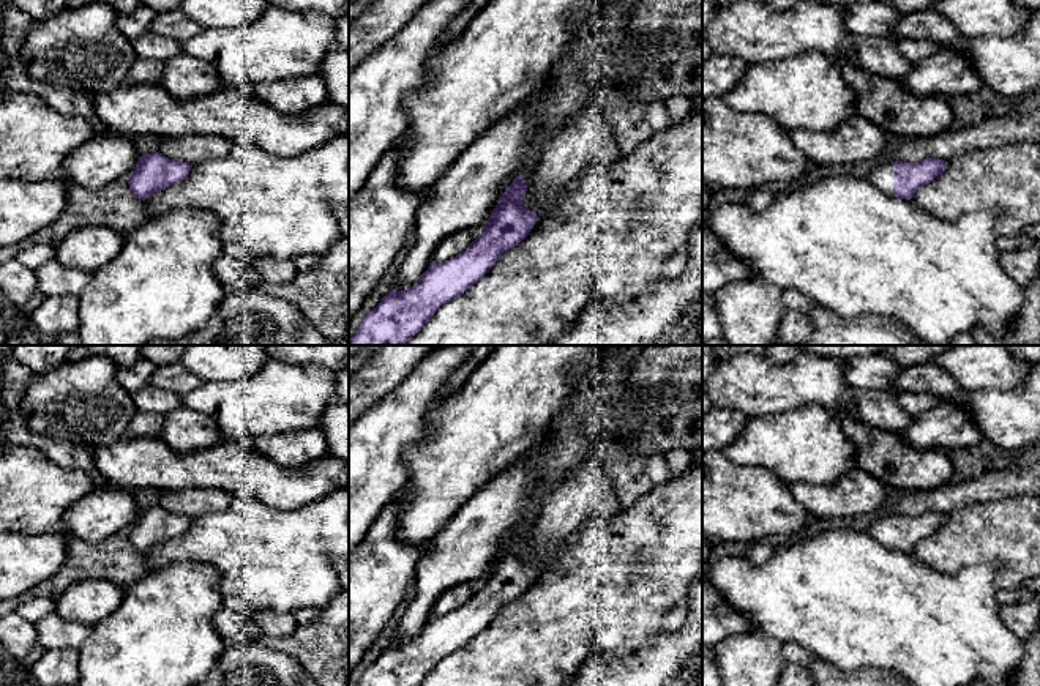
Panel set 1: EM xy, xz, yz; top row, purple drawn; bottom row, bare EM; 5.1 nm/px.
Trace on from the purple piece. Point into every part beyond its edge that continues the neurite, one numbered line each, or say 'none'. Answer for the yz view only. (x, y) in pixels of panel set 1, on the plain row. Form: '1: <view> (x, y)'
1: yz (881, 529)

